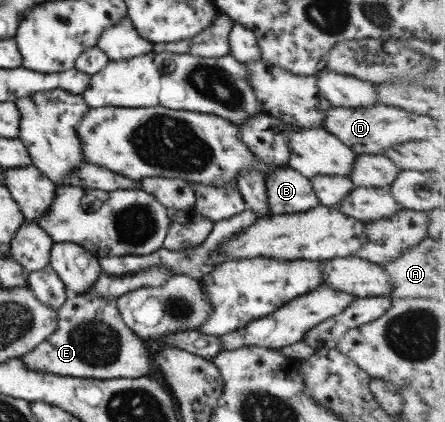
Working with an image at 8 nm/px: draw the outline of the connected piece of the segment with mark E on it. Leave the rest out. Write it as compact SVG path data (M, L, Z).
M86 293L68 297L56 311L56 330L42 341L34 350L20 356L23 365L58 376L76 377L79 379L105 380L106 378L136 378L153 373L151 361L152 348L138 338L121 321L116 310L116 299L96 298Z

